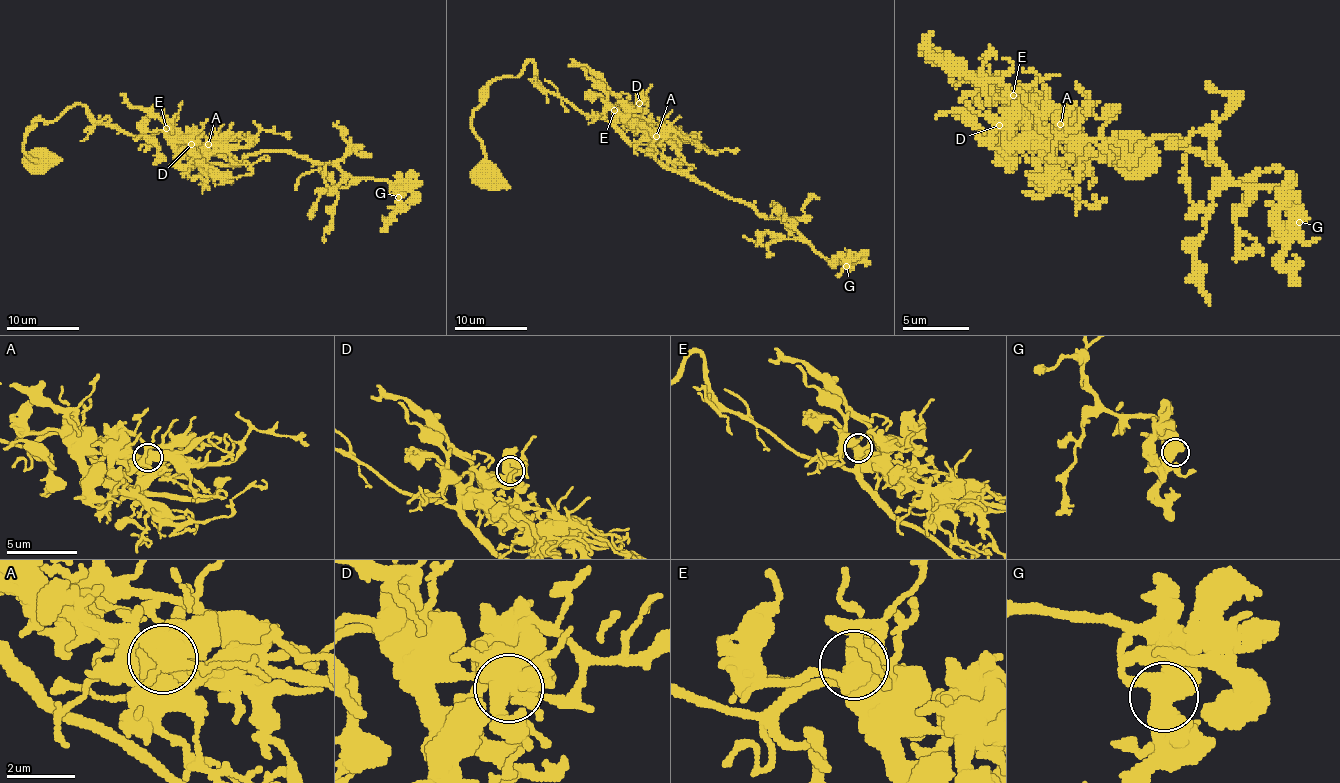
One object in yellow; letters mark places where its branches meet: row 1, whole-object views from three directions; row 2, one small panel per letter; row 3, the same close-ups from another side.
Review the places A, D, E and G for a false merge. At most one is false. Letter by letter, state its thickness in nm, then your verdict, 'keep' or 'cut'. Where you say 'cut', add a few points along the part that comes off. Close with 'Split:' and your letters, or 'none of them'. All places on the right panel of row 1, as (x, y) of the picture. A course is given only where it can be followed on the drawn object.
A: 500 nm | keep
D: 500 nm | keep
E: 480 nm | keep
G: 550 nm | keep
Split: none of them

